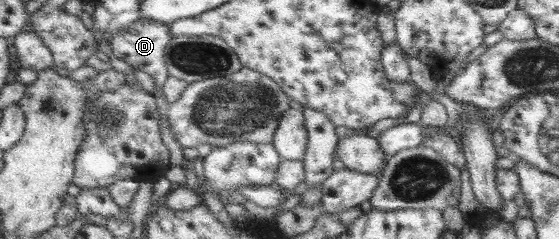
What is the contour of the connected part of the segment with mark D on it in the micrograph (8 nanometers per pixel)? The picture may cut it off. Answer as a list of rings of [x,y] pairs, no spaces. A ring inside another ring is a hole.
[[[144,18],[135,21],[132,26],[124,28],[114,36],[113,51],[118,59],[126,62],[132,69],[149,74],[153,78],[155,91],[157,89],[163,90],[164,84],[170,76],[165,51],[172,38],[173,33],[169,24]]]

